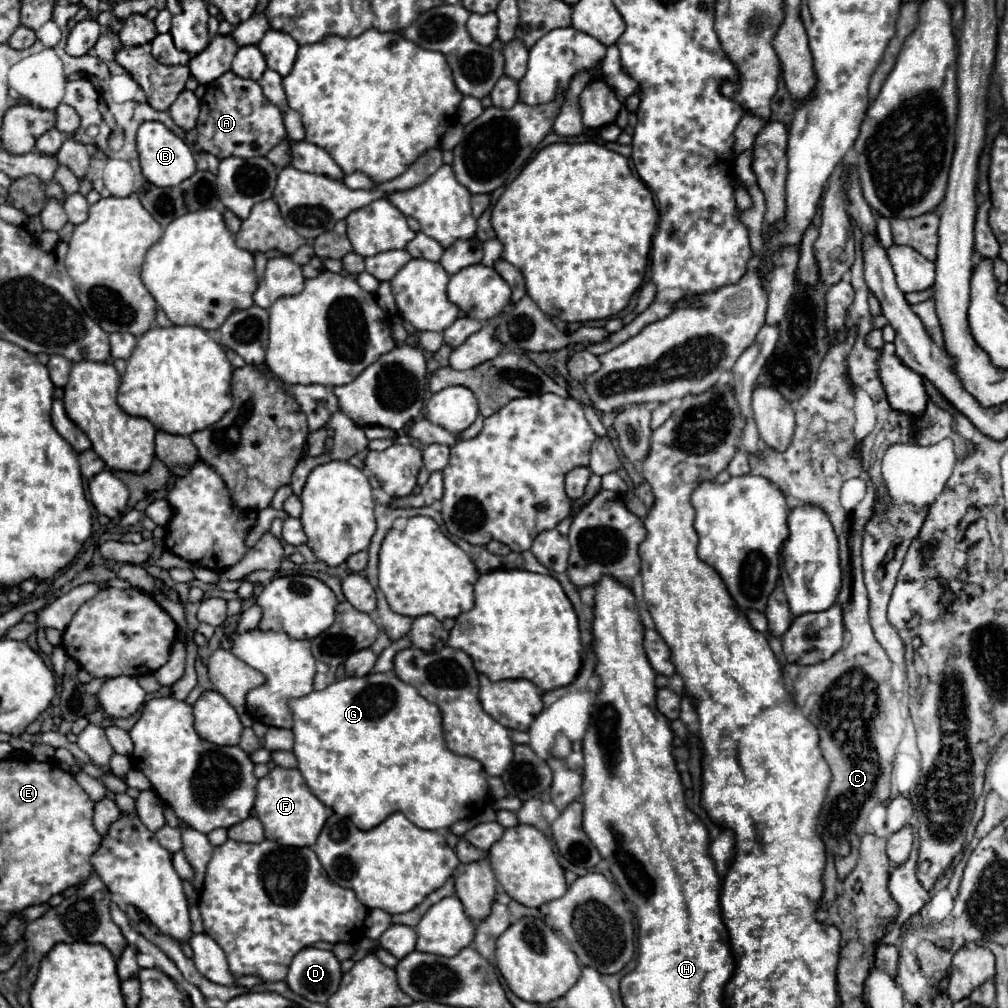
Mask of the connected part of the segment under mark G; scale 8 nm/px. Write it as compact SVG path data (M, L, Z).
M385 672L385 674L367 674L363 678L345 678L339 682L333 682L331 686L327 686L325 690L319 692L311 692L303 698L293 698L289 702L289 708L293 712L293 734L295 734L295 748L293 754L297 756L299 762L299 770L307 782L307 786L311 788L311 792L315 792L315 796L329 808L333 808L339 816L347 816L357 828L361 830L371 830L375 826L379 826L387 816L391 816L393 812L403 812L415 826L425 828L425 830L445 830L451 824L455 824L457 820L469 818L469 814L475 810L475 806L489 802L489 788L487 788L487 774L483 770L483 764L479 764L477 760L469 758L469 756L457 756L453 754L447 746L445 746L445 738L443 738L443 728L441 728L441 712L435 704L427 702L413 686L403 684L393 672Z

